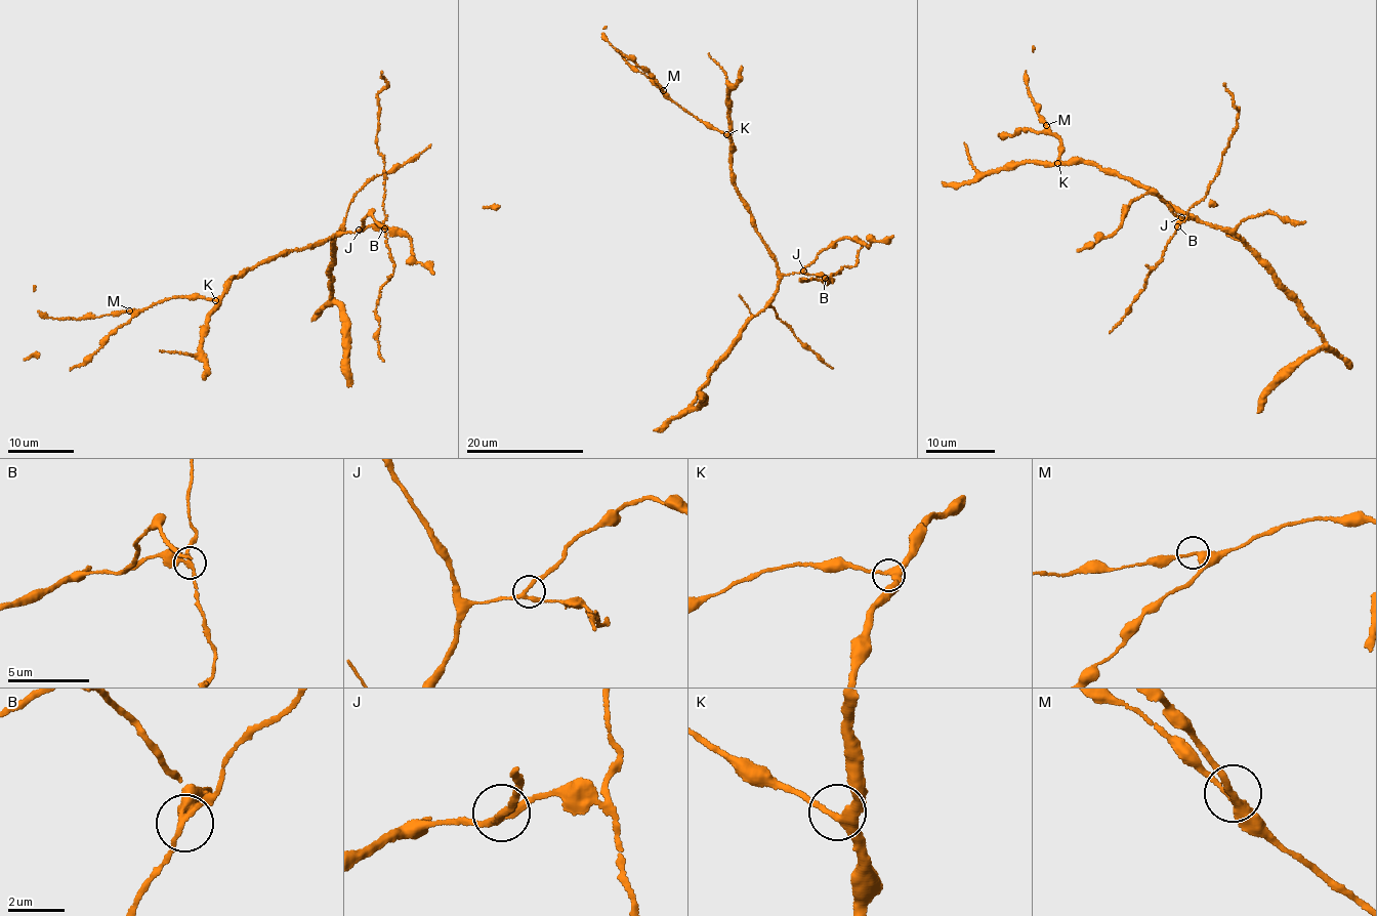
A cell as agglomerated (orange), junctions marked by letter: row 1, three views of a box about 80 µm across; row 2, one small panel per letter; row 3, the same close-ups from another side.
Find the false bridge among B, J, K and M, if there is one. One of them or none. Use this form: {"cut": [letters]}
{"cut": ["B"]}

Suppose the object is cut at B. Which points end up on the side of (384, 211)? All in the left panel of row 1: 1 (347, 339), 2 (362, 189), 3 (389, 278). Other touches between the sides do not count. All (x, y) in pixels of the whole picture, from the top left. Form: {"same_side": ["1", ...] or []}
{"same_side": ["3"]}

